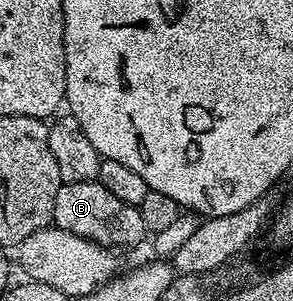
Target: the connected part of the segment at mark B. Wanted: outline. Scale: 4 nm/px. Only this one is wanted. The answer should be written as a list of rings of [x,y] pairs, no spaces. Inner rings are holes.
[[[97,180],[72,182],[63,184],[56,190],[56,206],[54,207],[53,227],[68,230],[68,234],[76,234],[80,238],[88,238],[97,244],[104,244],[111,250],[130,248],[148,236],[144,226],[144,218],[140,218],[137,207],[120,202],[116,194],[104,190]]]

